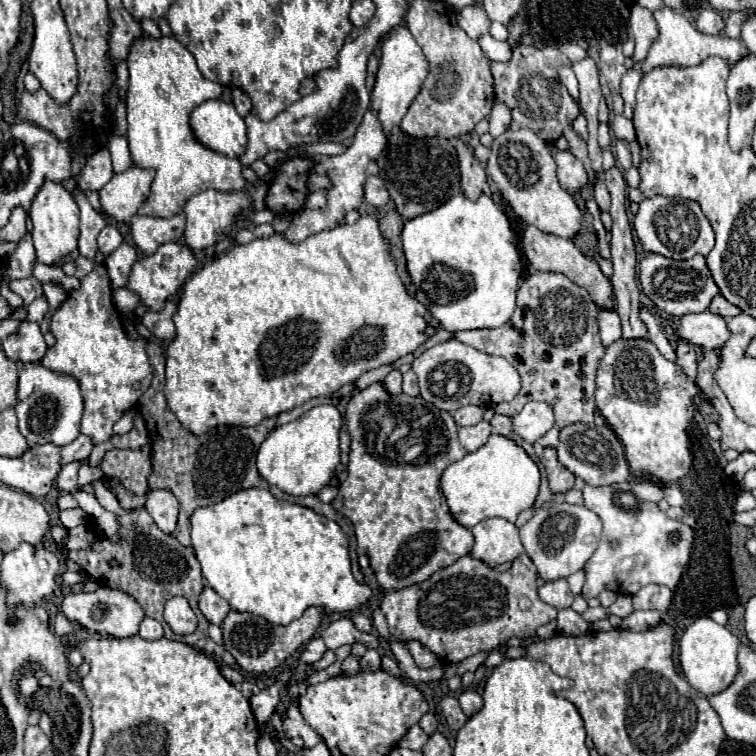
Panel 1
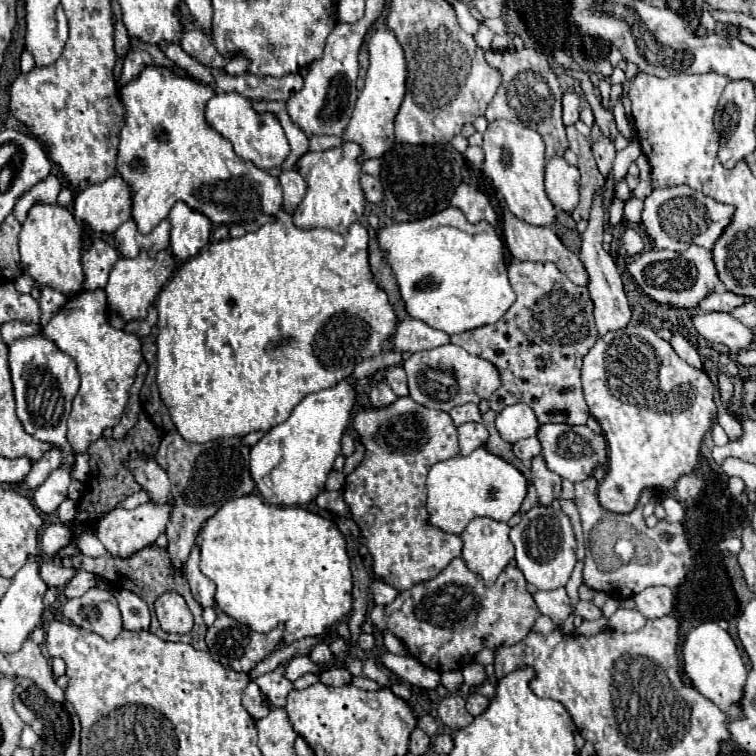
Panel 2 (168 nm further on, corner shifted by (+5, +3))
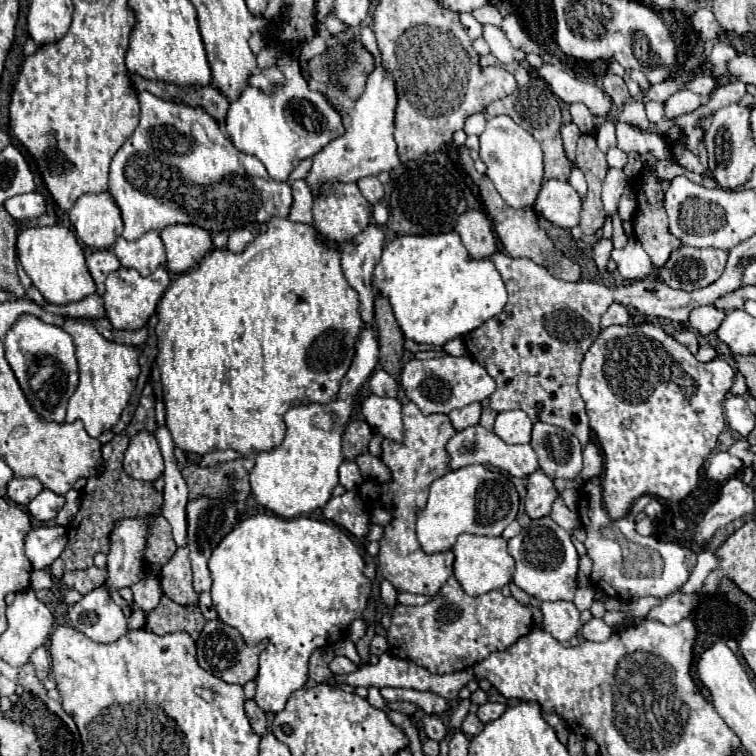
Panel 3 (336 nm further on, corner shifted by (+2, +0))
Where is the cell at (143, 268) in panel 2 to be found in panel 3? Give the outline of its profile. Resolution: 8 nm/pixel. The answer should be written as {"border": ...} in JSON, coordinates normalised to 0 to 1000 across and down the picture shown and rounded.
{"border":[[[209,352],[209,357],[201,360],[198,365],[185,365],[183,357],[172,357],[172,354],[151,357],[140,368],[140,389],[135,392],[146,429],[159,437],[188,434],[196,426],[196,421],[204,415],[209,397],[214,394],[222,378],[225,378],[225,360],[217,352]]]}

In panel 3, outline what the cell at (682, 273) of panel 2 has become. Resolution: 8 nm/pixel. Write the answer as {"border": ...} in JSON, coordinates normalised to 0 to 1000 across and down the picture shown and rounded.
{"border":[[[899,325],[889,333],[884,347],[870,354],[868,368],[886,381],[915,386],[947,373],[958,360],[960,341],[963,333],[958,331]]]}

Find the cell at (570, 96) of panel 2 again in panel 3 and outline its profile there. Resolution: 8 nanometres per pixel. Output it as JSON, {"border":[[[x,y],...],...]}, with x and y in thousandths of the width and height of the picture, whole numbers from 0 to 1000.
{"border":[[[751,161],[743,167],[743,185],[746,185],[746,196],[749,204],[754,209],[754,214],[759,217],[759,206],[762,206],[762,185],[770,180],[770,175],[765,172],[765,167],[759,161]]]}

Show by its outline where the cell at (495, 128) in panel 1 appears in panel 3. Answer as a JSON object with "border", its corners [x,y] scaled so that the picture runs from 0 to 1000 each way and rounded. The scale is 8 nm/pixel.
{"border":[[[640,148],[624,151],[624,153],[616,159],[616,164],[614,164],[614,175],[616,175],[616,177],[630,177],[630,180],[635,180],[635,177],[640,175],[640,169],[643,169],[643,151],[640,151]]]}

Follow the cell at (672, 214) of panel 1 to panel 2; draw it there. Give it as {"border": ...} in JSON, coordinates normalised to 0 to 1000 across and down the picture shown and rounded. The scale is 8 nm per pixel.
{"border":[[[890,245],[864,250],[864,255],[853,263],[848,295],[856,300],[869,329],[906,332],[911,324],[943,329],[946,319],[951,316],[951,308],[956,308],[956,303],[962,303],[962,298],[967,295],[970,282],[972,282],[970,271],[951,269],[925,253],[917,253],[909,245]]]}

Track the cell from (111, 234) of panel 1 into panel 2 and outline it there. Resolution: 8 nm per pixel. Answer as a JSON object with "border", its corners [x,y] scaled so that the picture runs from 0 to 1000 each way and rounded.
{"border":[[[126,316],[120,329],[110,335],[110,356],[112,356],[112,374],[110,374],[110,380],[115,385],[139,382],[144,358],[152,351],[155,343],[157,343],[157,335],[152,332],[152,327],[142,324],[134,316]]]}

